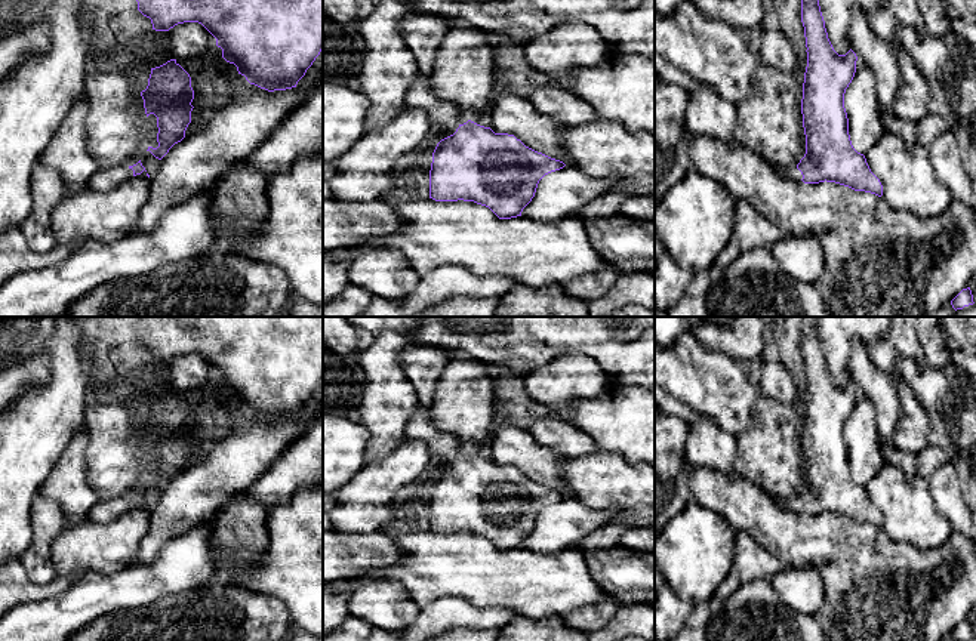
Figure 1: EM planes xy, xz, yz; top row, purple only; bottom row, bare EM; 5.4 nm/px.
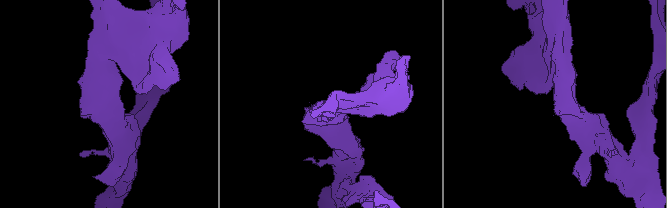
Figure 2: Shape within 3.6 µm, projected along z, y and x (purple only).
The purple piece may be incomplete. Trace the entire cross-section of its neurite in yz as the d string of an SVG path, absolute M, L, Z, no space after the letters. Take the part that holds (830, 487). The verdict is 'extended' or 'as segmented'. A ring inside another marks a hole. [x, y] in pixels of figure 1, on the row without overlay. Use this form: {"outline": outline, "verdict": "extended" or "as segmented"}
{"outline": "M818 317L801 320L807 398L803 415L801 446L806 486L782 508L804 515L835 514L855 523L883 527L880 511L863 486L850 472L844 425L856 404L856 385L838 386L825 360L818 332Z", "verdict": "extended"}

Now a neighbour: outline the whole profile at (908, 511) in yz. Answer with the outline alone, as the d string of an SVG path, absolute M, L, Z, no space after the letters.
M886 462L865 490L871 503L883 517L881 531L890 539L920 549L935 549L951 537L954 528L937 512L926 478Z

